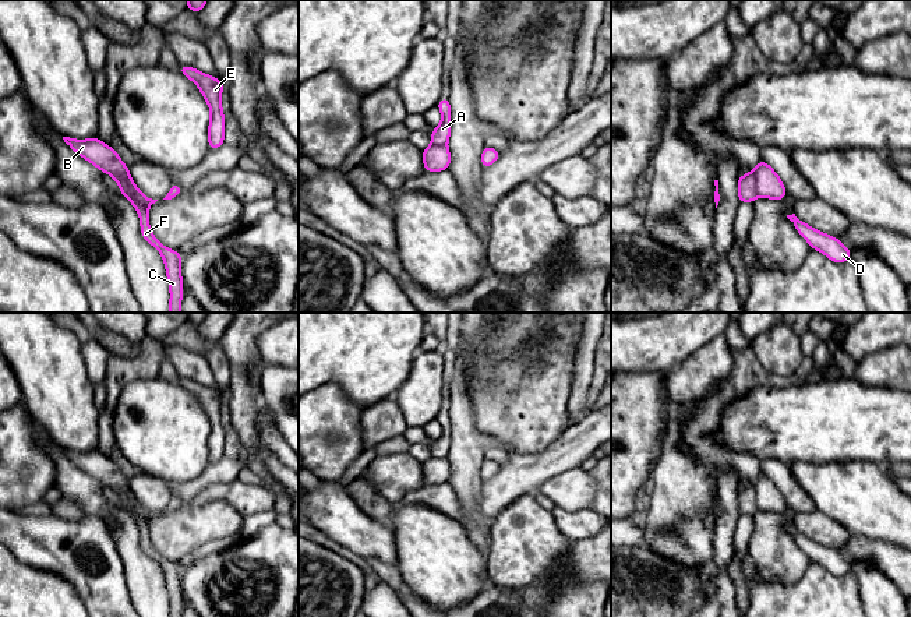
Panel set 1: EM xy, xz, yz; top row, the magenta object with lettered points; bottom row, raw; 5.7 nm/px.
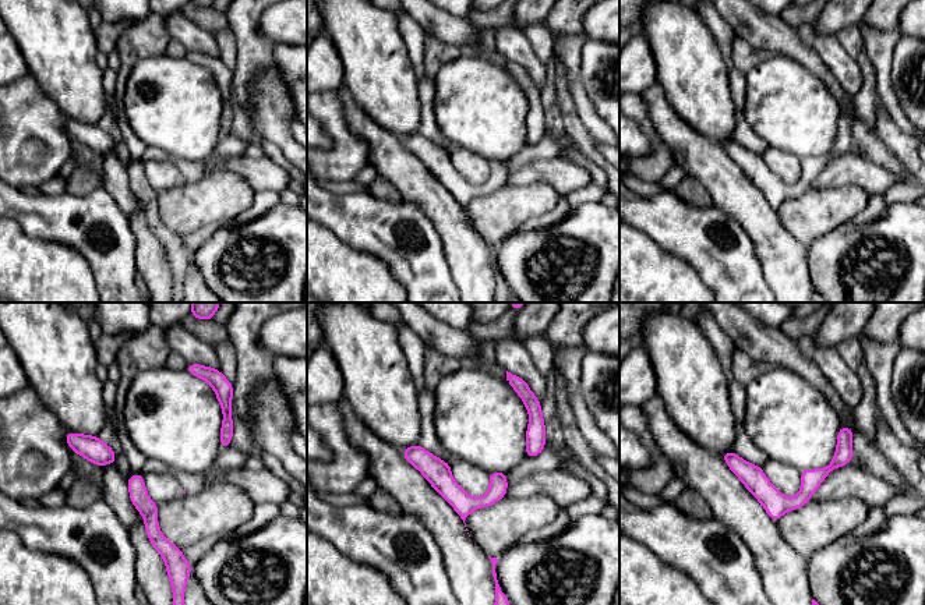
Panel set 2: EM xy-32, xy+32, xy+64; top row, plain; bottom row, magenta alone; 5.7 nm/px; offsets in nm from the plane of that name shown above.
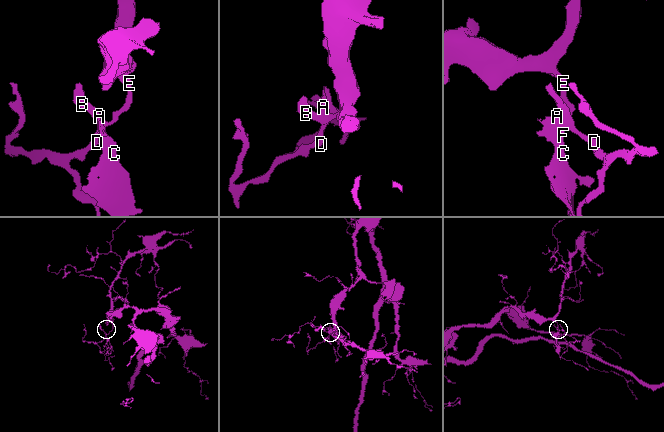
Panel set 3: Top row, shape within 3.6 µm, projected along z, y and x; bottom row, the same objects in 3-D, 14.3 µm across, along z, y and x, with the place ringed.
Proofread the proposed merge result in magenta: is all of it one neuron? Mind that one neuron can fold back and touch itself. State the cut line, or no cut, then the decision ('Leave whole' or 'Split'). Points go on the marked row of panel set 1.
Split along xy (123, 193), (134, 204), (147, 210). Split

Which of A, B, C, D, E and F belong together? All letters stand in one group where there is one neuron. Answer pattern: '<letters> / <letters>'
A C F / B D E

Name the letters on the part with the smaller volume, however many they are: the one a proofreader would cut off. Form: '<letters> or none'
A, C, F

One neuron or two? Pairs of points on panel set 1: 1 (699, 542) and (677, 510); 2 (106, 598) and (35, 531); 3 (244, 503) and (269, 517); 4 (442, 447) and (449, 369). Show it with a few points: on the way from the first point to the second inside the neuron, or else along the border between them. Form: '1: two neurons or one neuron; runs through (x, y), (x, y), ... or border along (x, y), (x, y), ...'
1: one neuron; runs through (691, 533), (680, 522), (680, 518)
2: one neuron; runs through (88, 580), (53, 546)
3: two neurons; border along (274, 508), (251, 513), (244, 517)
4: one neuron; runs through (445, 427), (445, 388)

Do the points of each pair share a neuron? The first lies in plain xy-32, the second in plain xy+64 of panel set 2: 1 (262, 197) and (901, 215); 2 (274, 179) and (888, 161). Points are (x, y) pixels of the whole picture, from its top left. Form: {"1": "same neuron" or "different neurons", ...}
{"1": "different neurons", "2": "different neurons"}

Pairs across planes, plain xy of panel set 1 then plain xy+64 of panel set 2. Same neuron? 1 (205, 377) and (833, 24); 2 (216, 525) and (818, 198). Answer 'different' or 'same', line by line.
1: different
2: same

